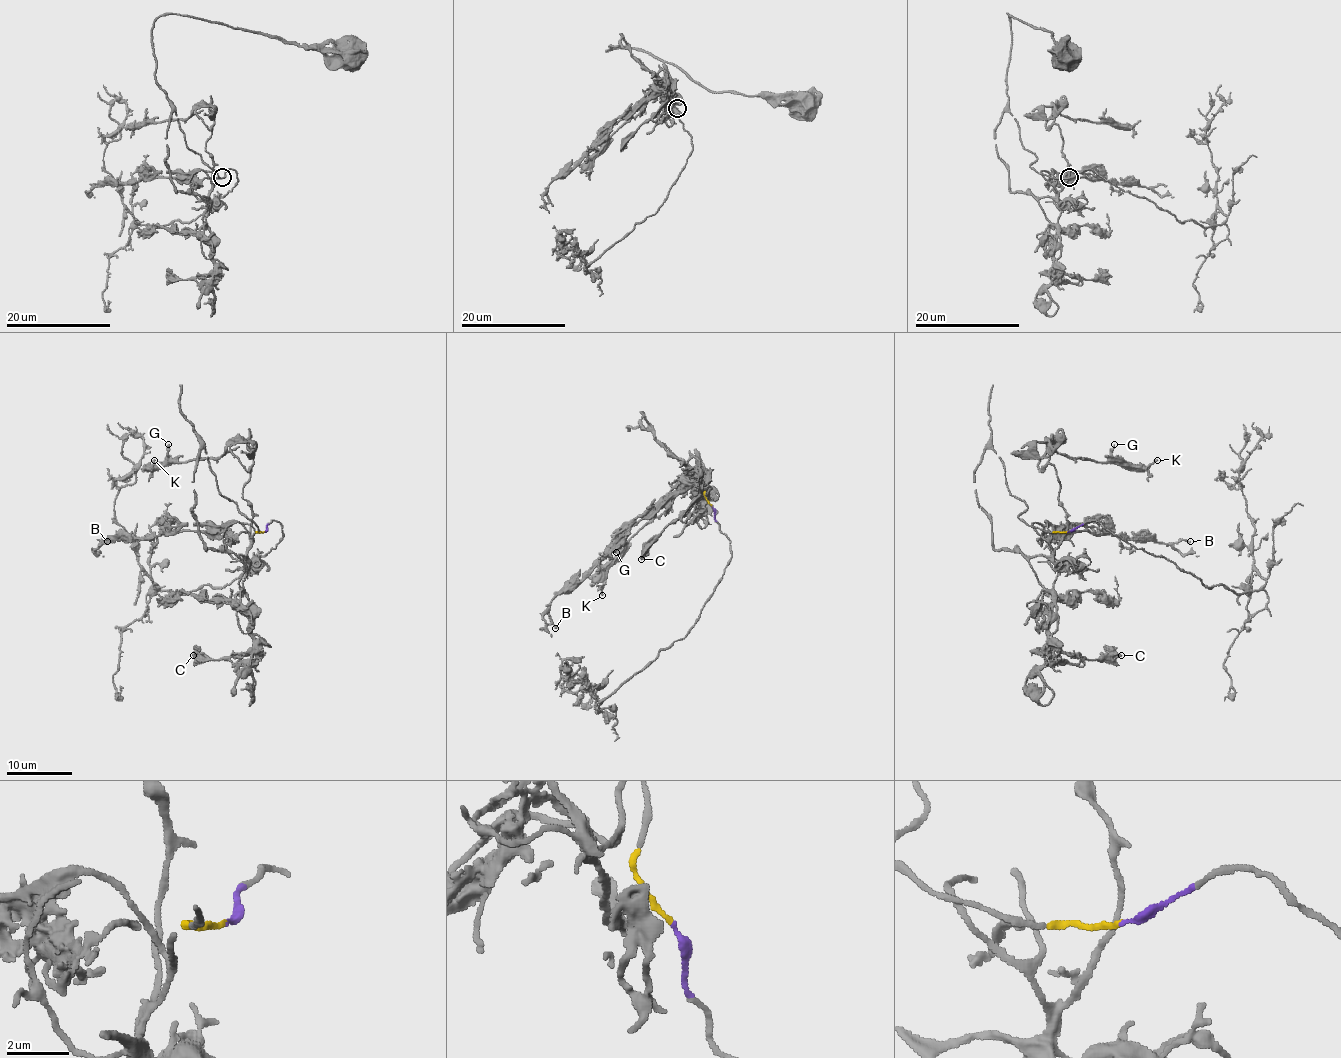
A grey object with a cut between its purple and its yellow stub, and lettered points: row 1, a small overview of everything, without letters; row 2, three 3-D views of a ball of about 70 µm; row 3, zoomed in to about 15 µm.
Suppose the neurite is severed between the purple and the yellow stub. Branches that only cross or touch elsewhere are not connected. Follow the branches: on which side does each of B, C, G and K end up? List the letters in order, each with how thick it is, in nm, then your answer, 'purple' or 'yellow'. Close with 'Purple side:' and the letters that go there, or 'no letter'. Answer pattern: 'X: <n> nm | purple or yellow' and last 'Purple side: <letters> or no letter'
B: 150 nm | yellow
C: 320 nm | yellow
G: 180 nm | yellow
K: 180 nm | yellow
Purple side: no letter

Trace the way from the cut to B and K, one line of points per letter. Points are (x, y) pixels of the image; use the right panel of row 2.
B: (1068, 531), (1035, 529), (1032, 524), (1068, 526), (1072, 531), (1154, 539), (1164, 544), (1190, 540)
K: (1068, 531), (1035, 531), (1054, 549), (1068, 527), (1050, 441), (1069, 457), (1146, 467), (1157, 460)

